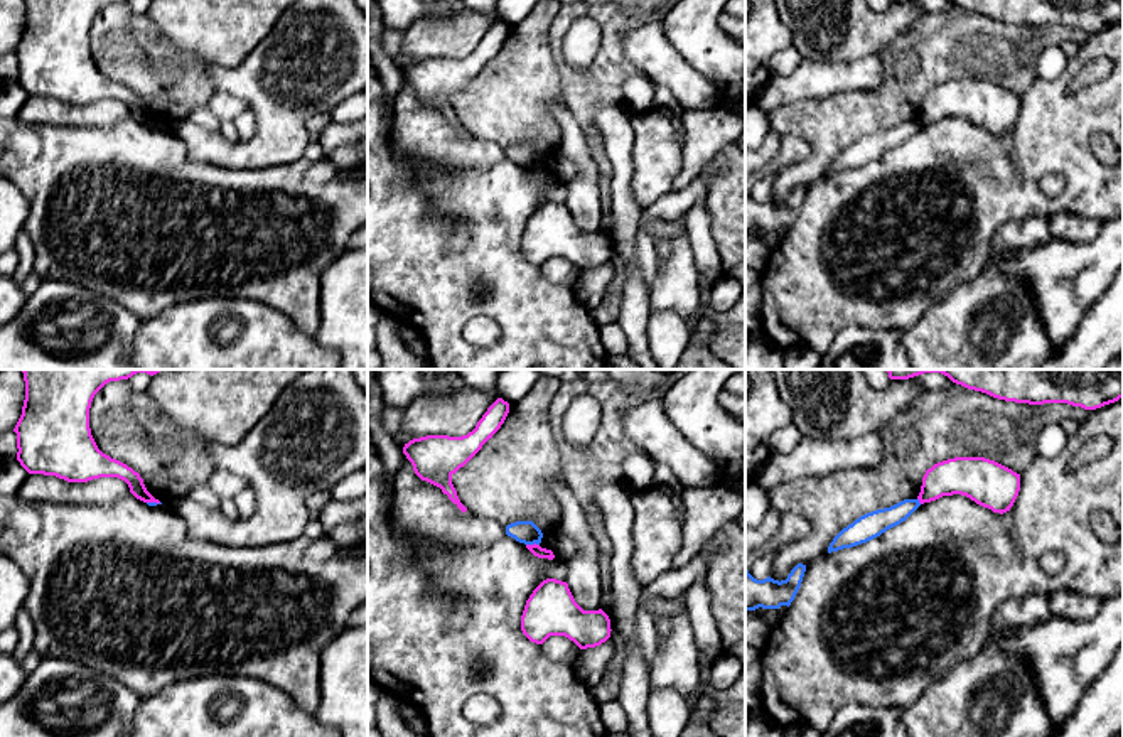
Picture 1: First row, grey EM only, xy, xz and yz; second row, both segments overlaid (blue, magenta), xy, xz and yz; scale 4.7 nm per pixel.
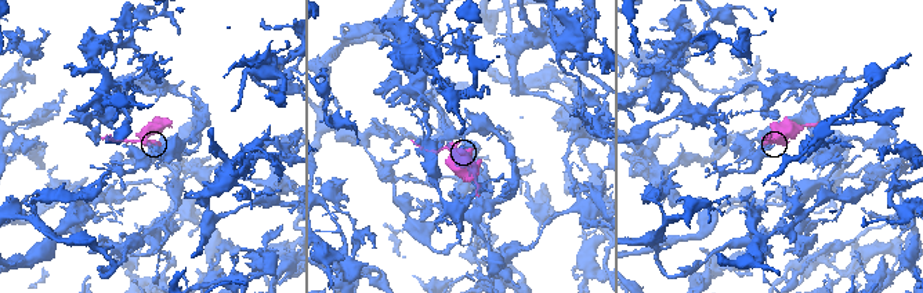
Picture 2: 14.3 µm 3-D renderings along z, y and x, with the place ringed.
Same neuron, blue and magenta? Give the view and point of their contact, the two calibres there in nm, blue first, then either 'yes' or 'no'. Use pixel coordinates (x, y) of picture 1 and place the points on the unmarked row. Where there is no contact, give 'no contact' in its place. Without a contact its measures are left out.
xz (531, 166) | 110/60 nm | no

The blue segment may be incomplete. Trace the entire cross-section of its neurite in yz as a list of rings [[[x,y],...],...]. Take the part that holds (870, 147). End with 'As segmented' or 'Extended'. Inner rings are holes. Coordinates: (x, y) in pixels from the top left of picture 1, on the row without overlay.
[[[904,121],[890,130],[860,138],[833,160],[828,169],[828,175],[852,170],[880,159],[887,152],[905,143],[919,128],[919,121]]]. As segmented

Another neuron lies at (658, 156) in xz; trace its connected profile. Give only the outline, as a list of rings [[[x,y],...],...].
[[[656,108],[631,116],[632,147],[632,196],[647,209],[669,192],[674,192],[683,170],[680,133],[669,116]]]

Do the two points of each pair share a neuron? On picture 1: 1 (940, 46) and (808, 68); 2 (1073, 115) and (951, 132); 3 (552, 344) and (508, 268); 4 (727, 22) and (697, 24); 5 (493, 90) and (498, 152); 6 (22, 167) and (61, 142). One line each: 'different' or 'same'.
1: different
2: same
3: same
4: different
5: different
6: same

